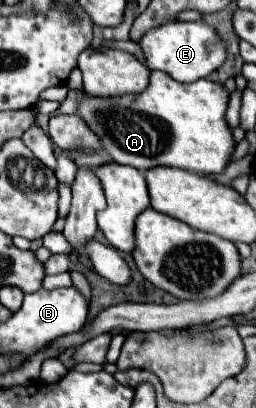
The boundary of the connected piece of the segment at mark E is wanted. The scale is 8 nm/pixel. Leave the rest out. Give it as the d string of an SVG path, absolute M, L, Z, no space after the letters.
M168 22L148 30L138 40L138 44L144 54L144 64L150 72L154 70L166 72L178 82L194 82L206 78L216 68L220 68L222 62L226 60L224 42L216 34L216 30L204 22Z

